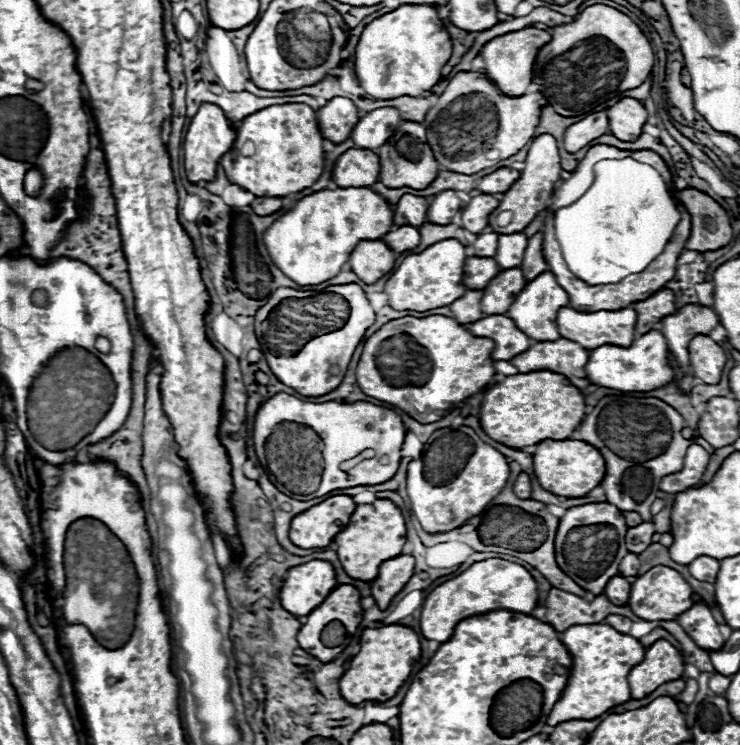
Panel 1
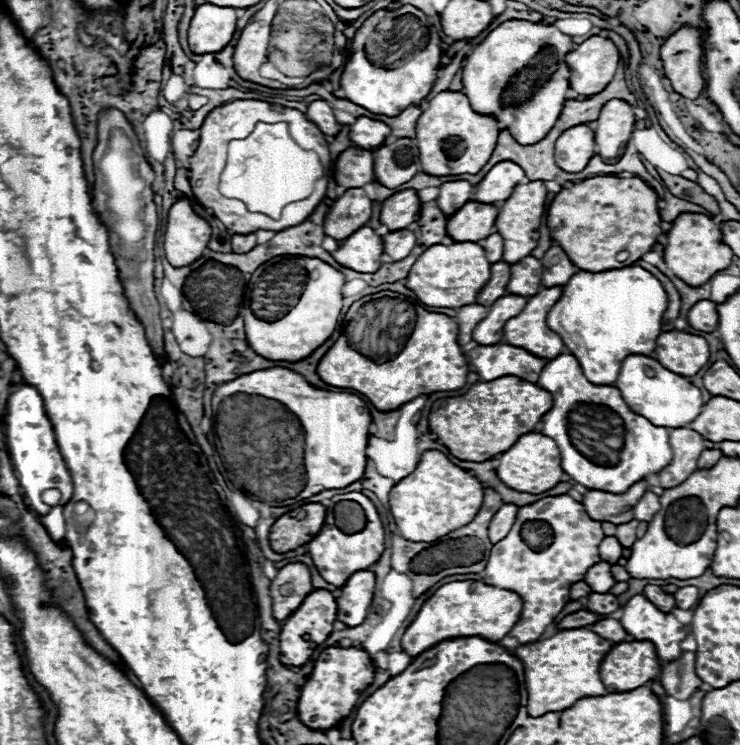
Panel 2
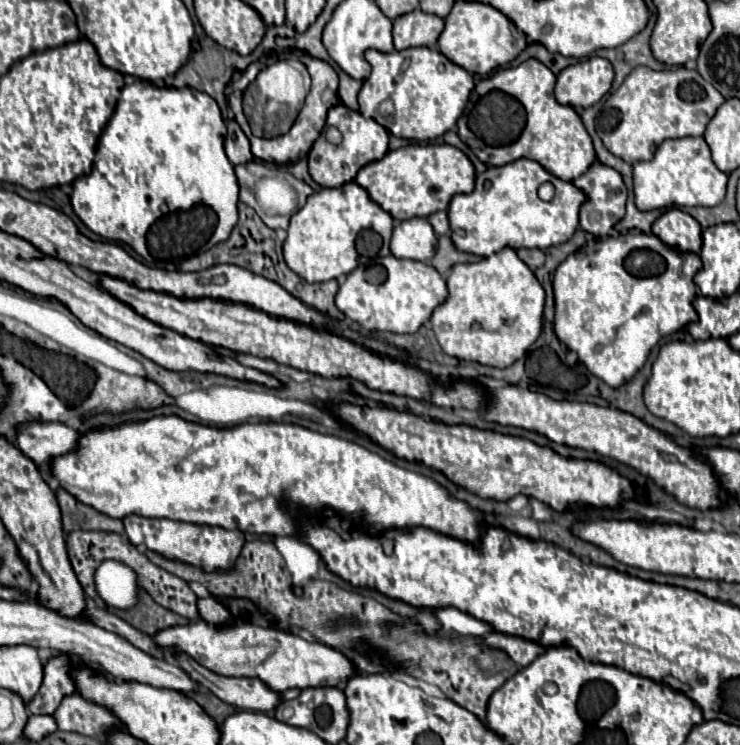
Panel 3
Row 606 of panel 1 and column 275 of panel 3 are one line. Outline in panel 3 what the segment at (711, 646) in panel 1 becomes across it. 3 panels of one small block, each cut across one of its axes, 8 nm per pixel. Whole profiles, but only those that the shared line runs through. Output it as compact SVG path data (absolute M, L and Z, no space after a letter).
M178 654L176 660L180 662L180 668L190 674L192 680L206 686L214 696L218 696L222 702L226 702L238 710L270 712L282 702L280 694L270 690L258 678L218 676L218 674L202 668L198 662L190 660L190 656L186 656L186 654Z

